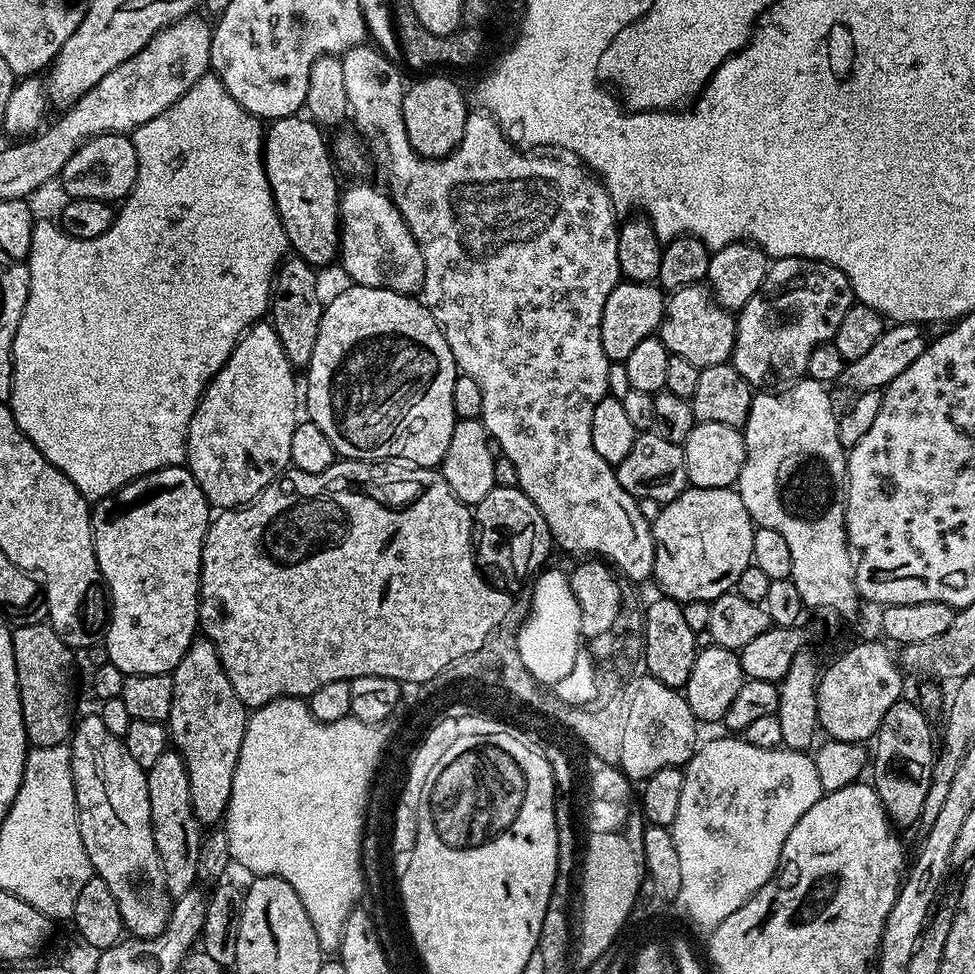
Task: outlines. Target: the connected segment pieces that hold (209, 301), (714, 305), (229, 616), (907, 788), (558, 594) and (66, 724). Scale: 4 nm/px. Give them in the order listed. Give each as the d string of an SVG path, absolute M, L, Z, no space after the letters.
M215 74L198 78L194 86L186 90L173 105L145 124L138 125L131 133L130 139L138 158L138 174L132 193L125 196L119 205L116 221L110 230L89 240L79 240L59 230L53 231L52 245L41 254L40 260L32 258L27 261L30 286L26 310L14 334L10 407L14 422L18 422L22 434L26 434L26 438L38 446L40 453L54 467L62 470L66 478L70 478L70 482L74 482L74 486L89 502L105 500L139 476L185 463L190 418L194 418L200 397L230 358L237 340L253 324L269 315L276 270L285 259L290 245L272 200L268 175L264 172L262 141L265 135L266 128L260 117L247 112Z
M707 283L690 284L667 297L658 335L668 353L686 358L695 368L727 364L736 341L736 316L716 301Z
M343 458L337 459L335 464L330 465L326 470L322 470L322 474L306 474L302 470L289 467L284 475L277 479L275 484L263 488L260 495L251 504L246 504L243 508L229 508L221 511L217 516L220 517L217 520L215 517L209 523L208 533L202 546L202 562L200 563L200 618L198 628L206 639L214 642L214 646L218 650L218 658L226 670L226 678L230 678L230 686L234 686L234 694L238 694L238 698L244 703L244 707L249 710L258 709L264 704L269 704L272 700L281 700L284 696L307 698L314 694L314 690L318 690L318 686L326 686L326 682L342 682L343 680L351 682L358 678L377 676L378 678L399 680L401 685L404 686L408 686L408 684L409 686L425 684L428 680L439 677L441 675L440 672L446 671L448 667L451 669L453 665L464 657L483 647L488 637L495 633L502 624L503 618L509 613L512 606L513 597L511 595L507 595L502 589L495 588L492 584L487 584L476 573L478 560L474 555L473 513L470 511L469 505L463 504L450 490L443 471L436 468L417 468L408 462L373 462L371 460L346 460Z
M902 698L887 710L875 734L874 751L870 756L870 783L882 802L884 813L896 826L915 825L919 821L931 786L932 764L938 753L937 745L932 745L927 713L915 701L907 700Z
M557 566L543 569L532 582L533 600L527 619L518 629L517 648L526 670L534 676L535 680L545 686L553 686L558 680L567 676L576 661L576 654L582 649L581 610L571 590L569 575L564 574Z
M46 622L15 627L11 633L23 725L29 745L41 748L63 744L71 737L76 720L72 700L73 649L62 642L59 634Z

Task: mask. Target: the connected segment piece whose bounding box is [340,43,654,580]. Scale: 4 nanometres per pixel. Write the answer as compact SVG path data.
M362 43L340 56L350 116L353 121L356 119L355 129L366 141L367 147L374 155L375 163L376 160L380 163L380 168L388 179L387 195L395 202L396 209L402 214L406 226L412 231L422 250L424 259L422 303L430 310L434 322L438 322L454 354L457 369L463 375L474 378L474 382L478 382L482 390L480 420L484 429L502 455L510 458L510 462L514 462L514 470L518 470L518 486L534 502L534 506L538 506L542 518L546 518L546 526L557 549L565 548L563 551L568 554L590 552L586 554L611 562L632 580L649 579L654 570L651 523L642 518L642 513L638 511L636 505L636 497L630 495L618 482L615 467L606 463L598 455L598 450L594 450L594 442L590 442L590 422L594 422L594 406L598 406L598 402L602 402L602 398L610 392L608 388L610 361L602 350L600 337L602 310L606 306L606 298L610 298L610 290L614 290L622 280L618 266L618 219L616 220L618 212L612 207L610 194L591 171L585 170L571 159L559 160L558 157L552 156L556 154L529 154L517 148L504 136L499 119L483 110L473 111L469 115L466 130L462 134L462 142L450 158L420 157L410 146L402 118L405 81L400 81L399 70L378 49L368 47L367 43Z

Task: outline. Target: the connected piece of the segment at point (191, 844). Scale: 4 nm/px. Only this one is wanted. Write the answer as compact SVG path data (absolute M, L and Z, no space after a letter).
M169 750L147 768L148 793L150 794L150 818L154 830L154 846L162 862L168 892L173 898L197 887L198 854L202 843L202 825L196 819L190 802L190 778L186 774L186 762L179 752Z

